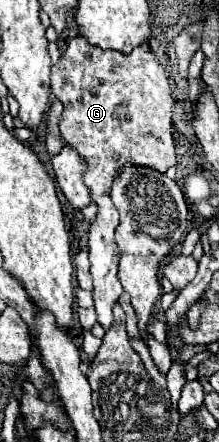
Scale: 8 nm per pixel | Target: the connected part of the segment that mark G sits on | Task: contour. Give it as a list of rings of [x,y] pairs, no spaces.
[[[78,38],[72,40],[72,44],[66,48],[66,54],[62,60],[58,60],[56,66],[52,66],[52,90],[64,104],[64,114],[60,118],[60,132],[62,138],[74,146],[88,162],[88,170],[84,174],[84,182],[90,188],[90,198],[98,204],[98,216],[90,228],[90,242],[88,242],[88,254],[90,254],[90,272],[94,280],[94,308],[98,316],[98,324],[102,324],[104,330],[110,330],[114,324],[112,318],[112,306],[122,294],[122,286],[116,278],[118,272],[118,248],[114,246],[114,230],[118,226],[118,210],[114,204],[110,204],[110,186],[114,174],[124,166],[124,162],[130,158],[136,164],[156,168],[160,172],[166,172],[170,166],[176,164],[174,154],[174,140],[172,140],[172,96],[168,86],[168,76],[164,68],[160,66],[158,58],[152,50],[132,50],[132,54],[120,54],[114,50],[102,50],[100,46],[91,45],[86,38],[81,41],[81,46],[76,44]]]

